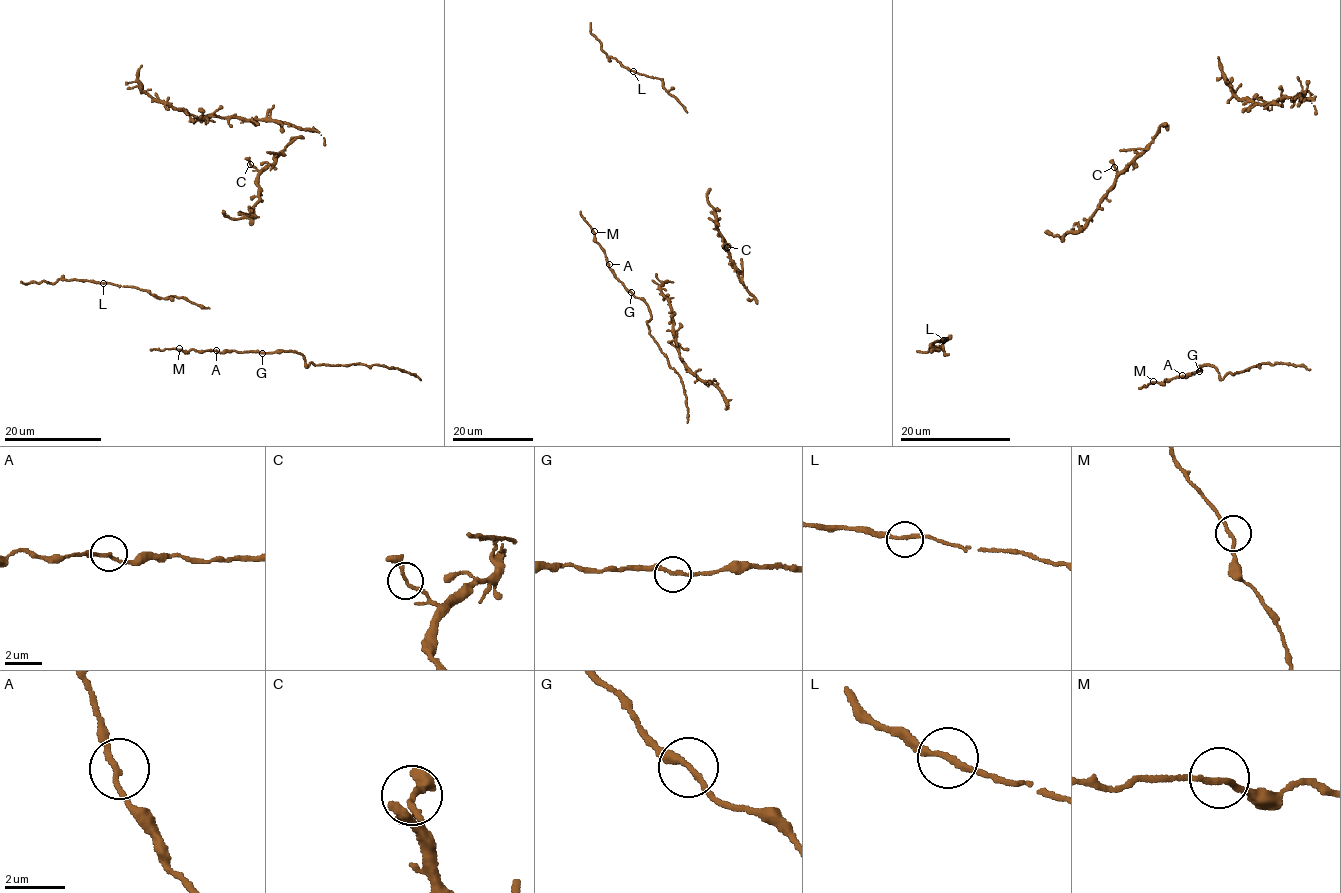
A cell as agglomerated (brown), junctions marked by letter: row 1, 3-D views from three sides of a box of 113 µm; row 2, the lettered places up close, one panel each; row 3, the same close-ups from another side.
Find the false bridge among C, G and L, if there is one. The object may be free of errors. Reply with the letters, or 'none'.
none

